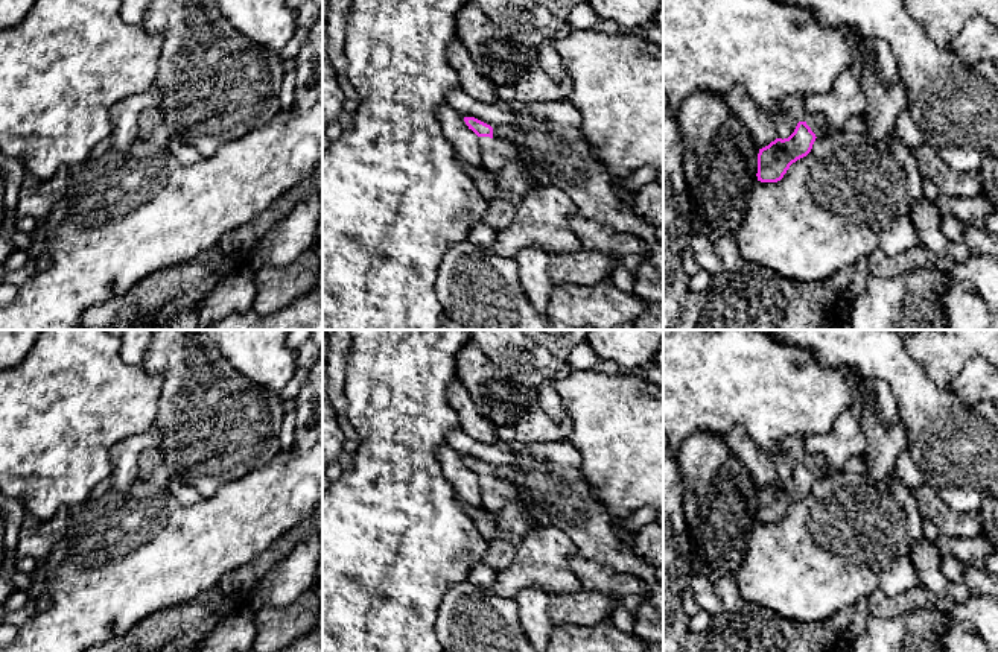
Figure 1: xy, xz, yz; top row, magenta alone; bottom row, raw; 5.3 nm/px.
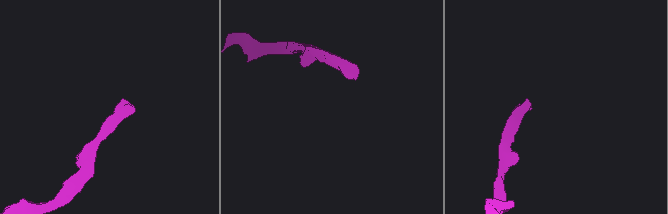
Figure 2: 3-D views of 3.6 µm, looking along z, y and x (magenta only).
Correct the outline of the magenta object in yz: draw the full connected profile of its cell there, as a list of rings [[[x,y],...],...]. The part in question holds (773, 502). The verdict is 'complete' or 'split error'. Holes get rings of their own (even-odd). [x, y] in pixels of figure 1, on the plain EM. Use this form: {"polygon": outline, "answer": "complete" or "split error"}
{"polygon": [[[806,456],[806,461],[799,462],[788,479],[776,479],[768,486],[759,489],[758,521],[780,521],[793,503],[811,492],[818,476],[828,476],[823,457]]], "answer": "split error"}

